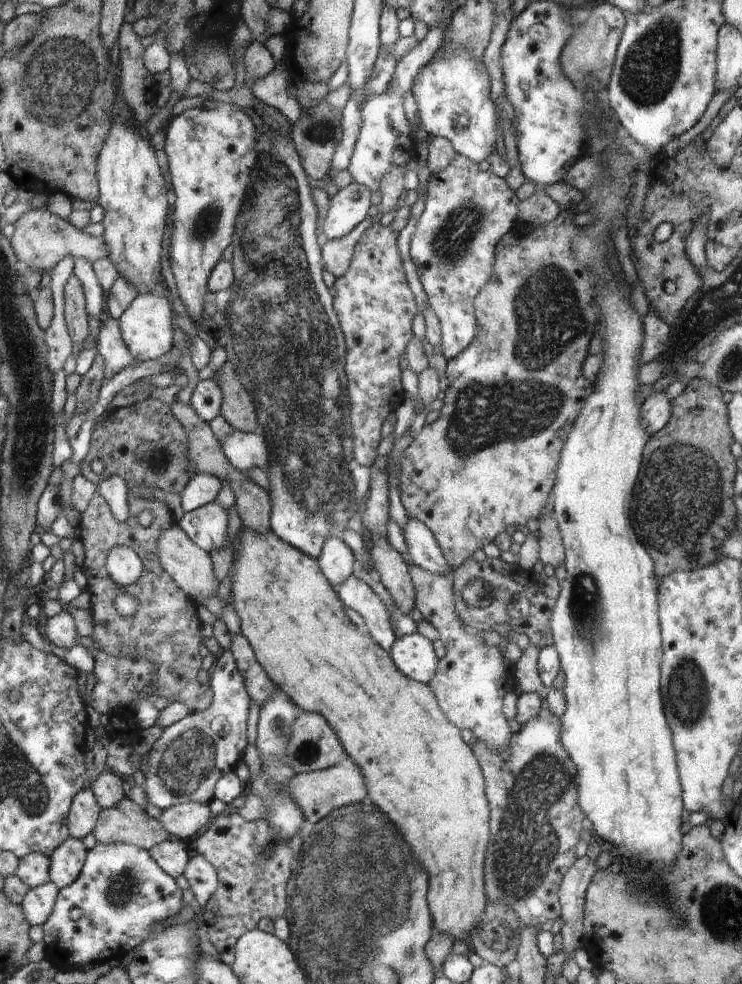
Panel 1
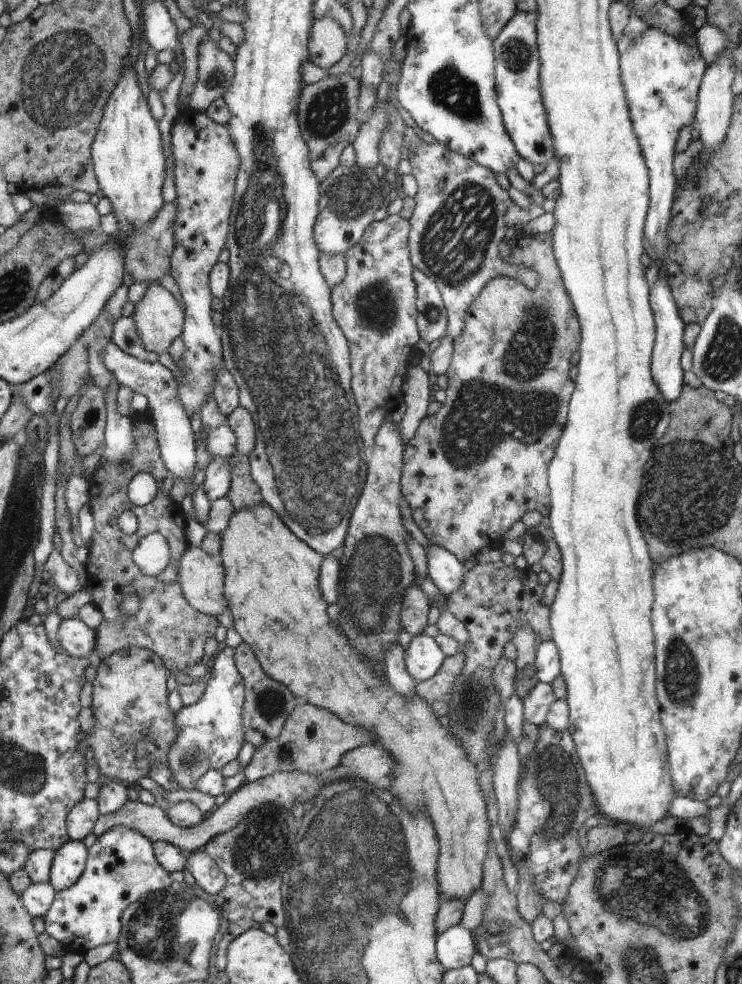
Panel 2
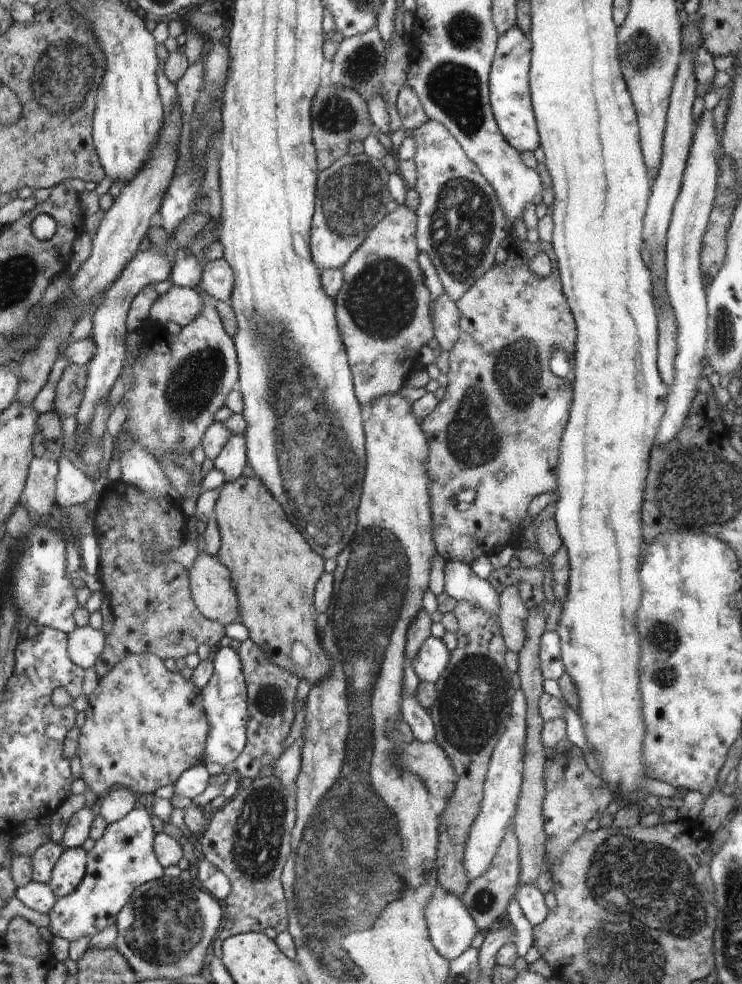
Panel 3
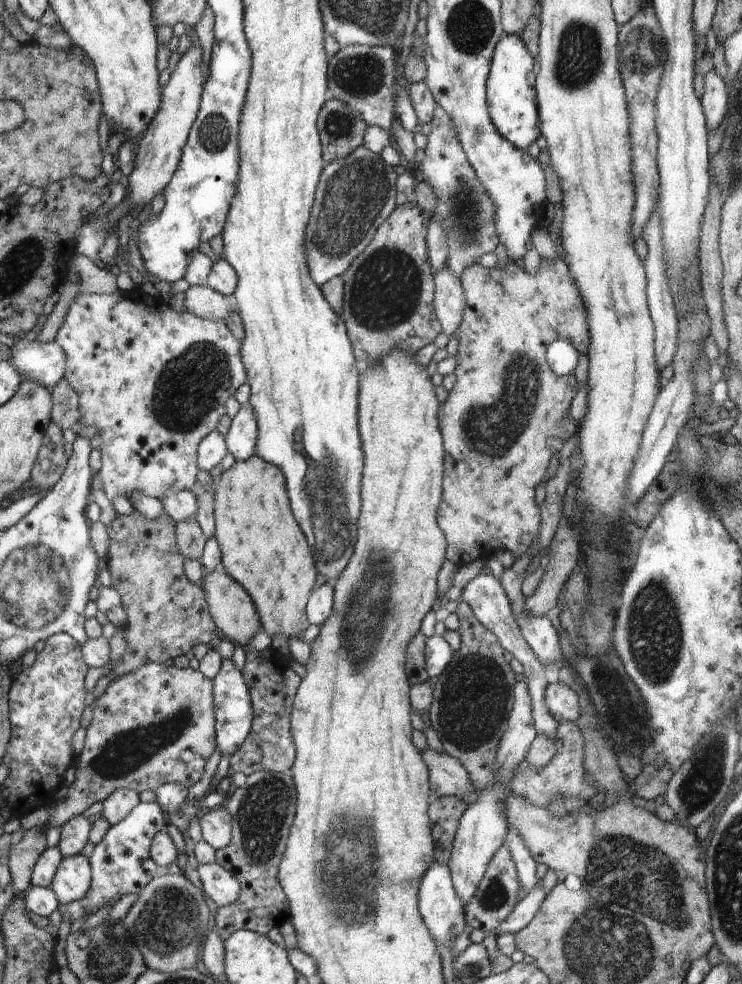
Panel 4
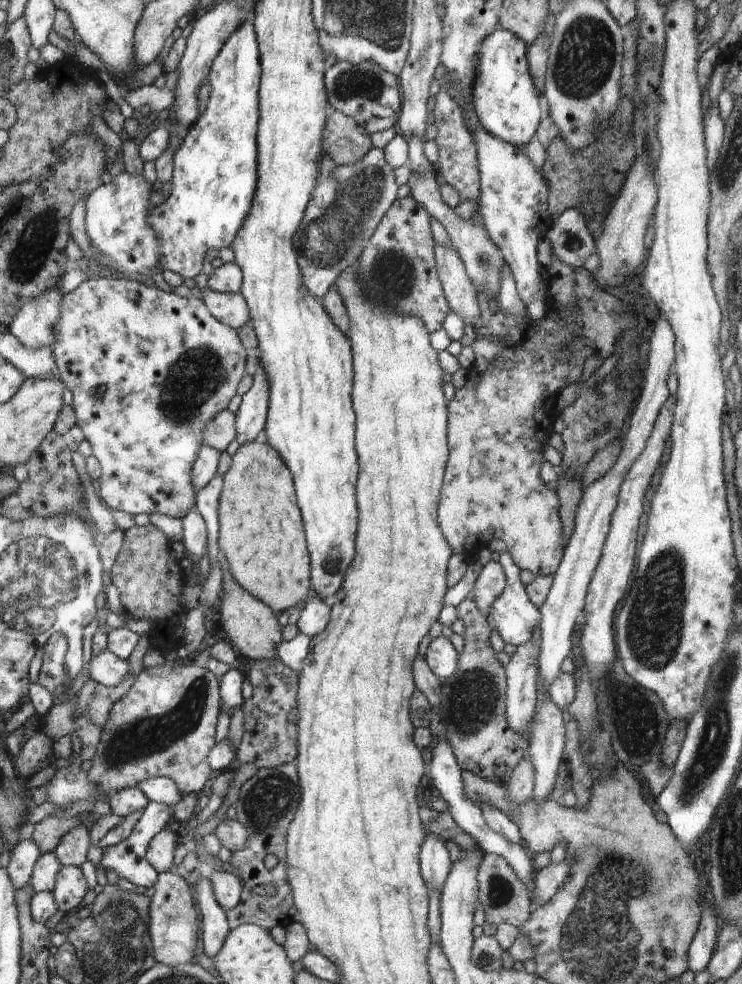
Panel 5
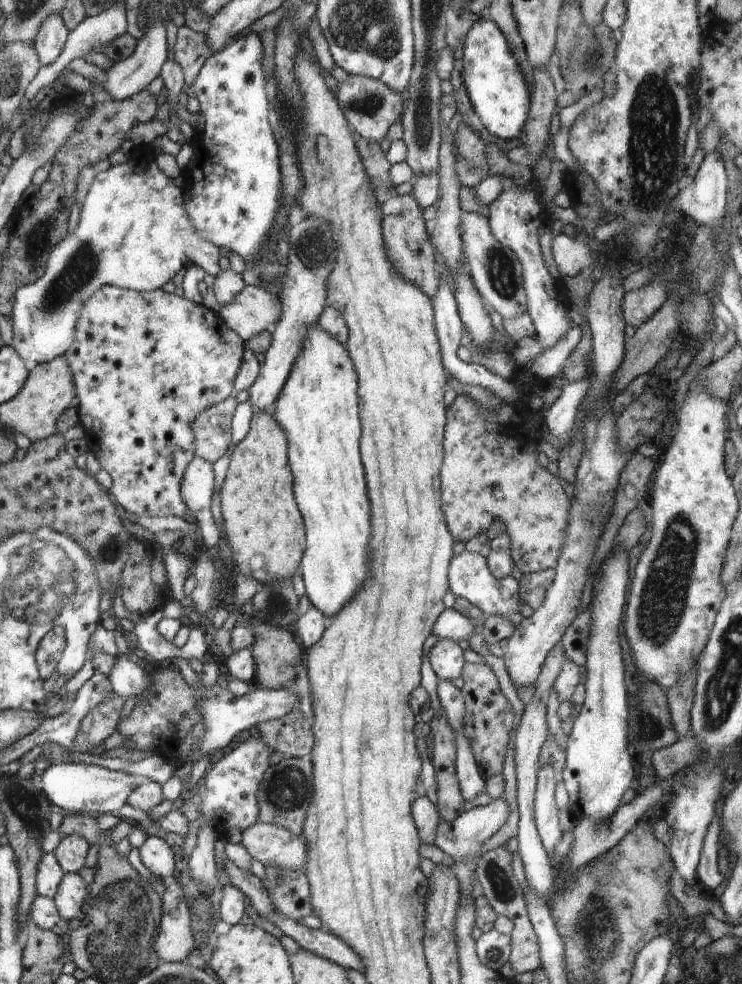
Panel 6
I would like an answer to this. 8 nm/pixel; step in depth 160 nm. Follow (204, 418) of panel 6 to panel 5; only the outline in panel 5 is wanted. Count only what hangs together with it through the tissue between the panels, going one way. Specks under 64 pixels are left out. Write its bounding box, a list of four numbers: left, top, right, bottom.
[202,410,236,453]

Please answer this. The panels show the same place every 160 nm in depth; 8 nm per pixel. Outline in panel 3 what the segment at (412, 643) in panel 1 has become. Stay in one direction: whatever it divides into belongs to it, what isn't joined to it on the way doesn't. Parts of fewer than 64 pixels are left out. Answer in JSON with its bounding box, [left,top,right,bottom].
[411,636,451,683]

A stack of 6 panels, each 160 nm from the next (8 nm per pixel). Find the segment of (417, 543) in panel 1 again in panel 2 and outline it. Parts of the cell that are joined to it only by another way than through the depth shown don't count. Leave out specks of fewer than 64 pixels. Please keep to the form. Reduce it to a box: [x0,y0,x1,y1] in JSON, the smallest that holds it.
[426,541,464,596]

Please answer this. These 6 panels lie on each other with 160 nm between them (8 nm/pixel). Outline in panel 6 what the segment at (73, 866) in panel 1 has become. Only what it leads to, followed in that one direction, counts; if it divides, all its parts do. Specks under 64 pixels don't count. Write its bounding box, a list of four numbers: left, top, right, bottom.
[53,873,86,921]

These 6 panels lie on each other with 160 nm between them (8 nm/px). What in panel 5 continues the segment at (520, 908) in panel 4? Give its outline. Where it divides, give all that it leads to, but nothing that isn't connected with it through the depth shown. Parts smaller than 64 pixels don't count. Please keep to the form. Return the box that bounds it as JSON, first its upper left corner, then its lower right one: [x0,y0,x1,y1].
[534,858,570,908]

